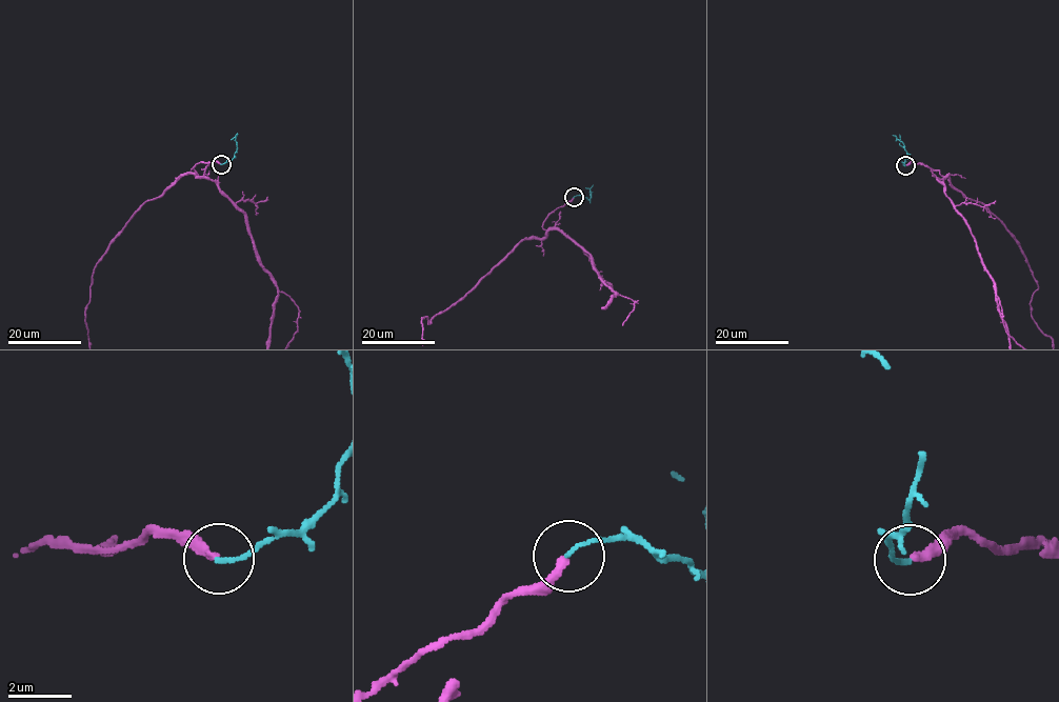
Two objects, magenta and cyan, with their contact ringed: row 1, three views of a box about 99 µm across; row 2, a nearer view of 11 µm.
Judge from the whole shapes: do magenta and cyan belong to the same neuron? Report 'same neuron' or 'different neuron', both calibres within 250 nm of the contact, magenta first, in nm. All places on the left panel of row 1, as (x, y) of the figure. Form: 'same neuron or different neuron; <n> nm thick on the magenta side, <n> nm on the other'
different neuron; 280 nm thick on the magenta side, 140 nm on the other

